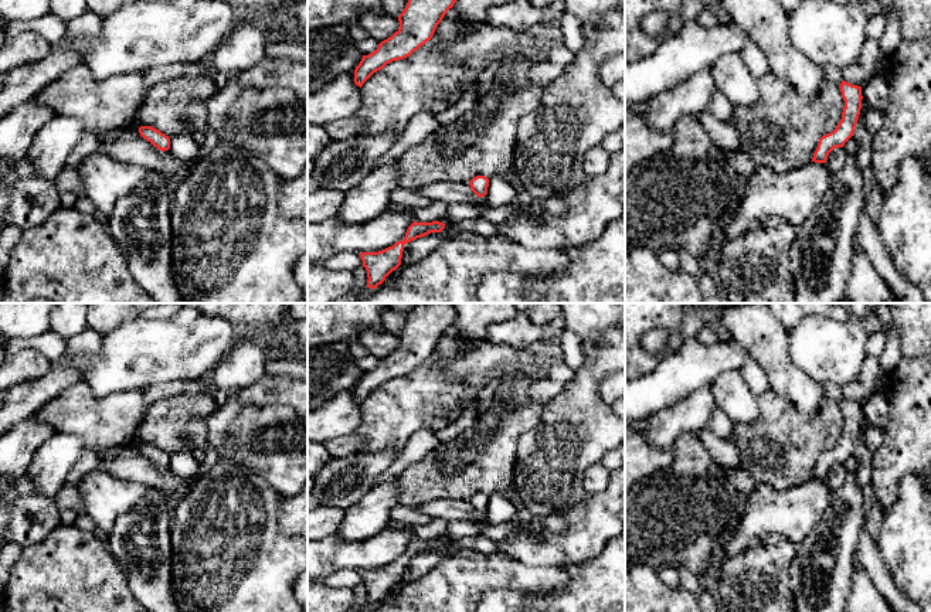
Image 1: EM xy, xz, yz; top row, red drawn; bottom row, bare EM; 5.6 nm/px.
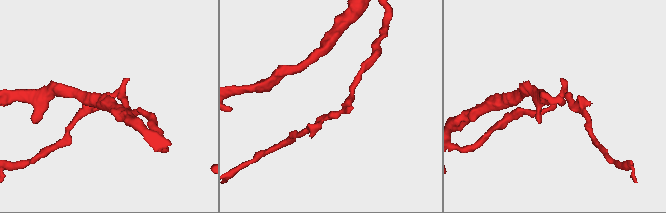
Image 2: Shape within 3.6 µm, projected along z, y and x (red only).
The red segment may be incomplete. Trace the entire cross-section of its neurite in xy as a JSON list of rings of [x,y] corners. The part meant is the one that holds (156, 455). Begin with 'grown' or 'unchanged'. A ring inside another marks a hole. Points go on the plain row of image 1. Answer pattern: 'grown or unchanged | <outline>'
unchanged | [[[140,443],[139,450],[159,468],[164,469],[170,466],[170,455],[157,446],[152,443]]]

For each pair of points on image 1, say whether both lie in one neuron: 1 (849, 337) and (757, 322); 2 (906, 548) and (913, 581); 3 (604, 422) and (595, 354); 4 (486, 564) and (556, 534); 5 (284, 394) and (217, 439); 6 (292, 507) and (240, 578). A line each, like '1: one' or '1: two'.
1: two
2: one
3: one
4: two
5: one
6: two

